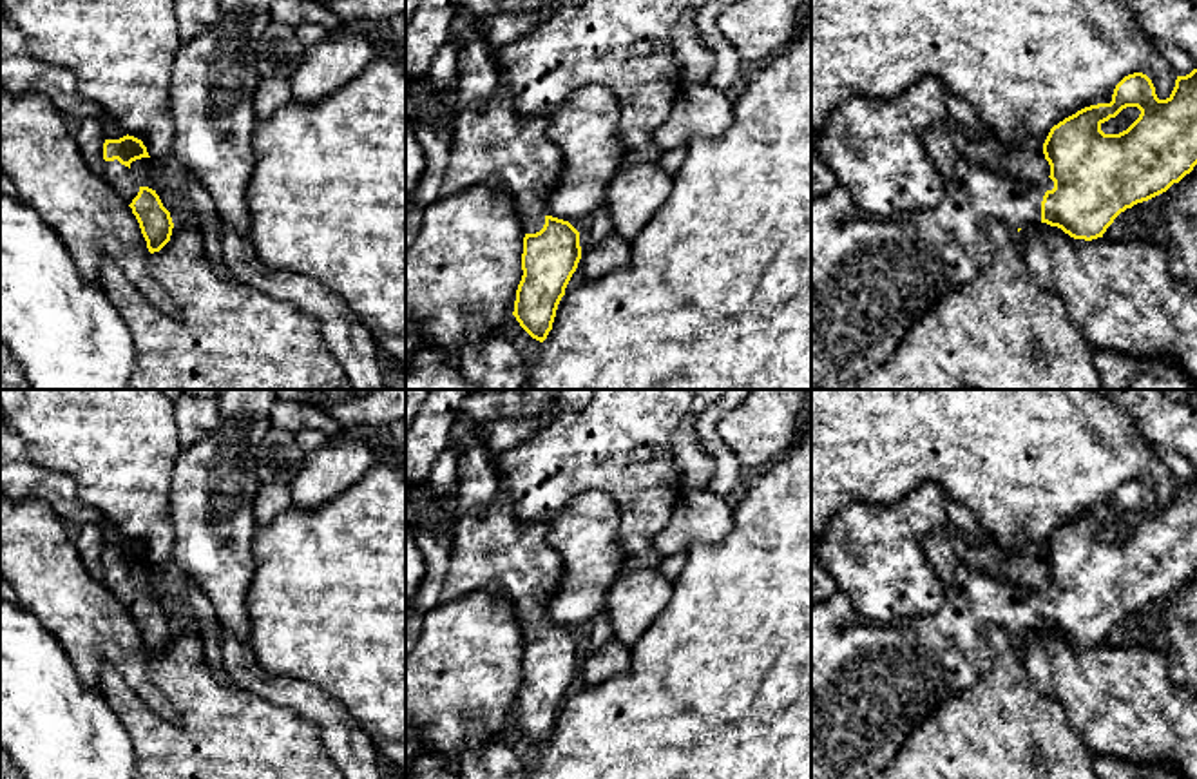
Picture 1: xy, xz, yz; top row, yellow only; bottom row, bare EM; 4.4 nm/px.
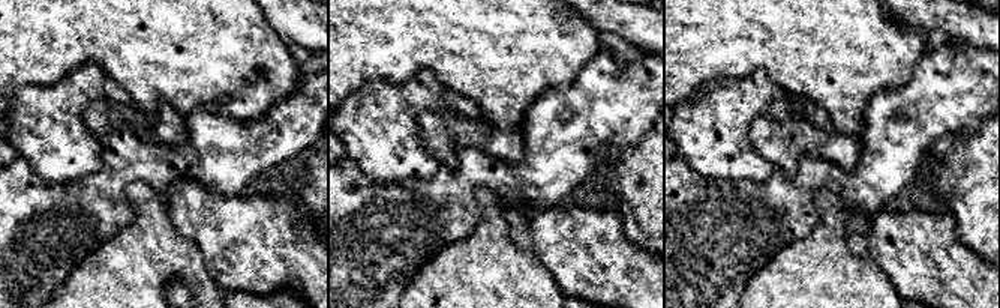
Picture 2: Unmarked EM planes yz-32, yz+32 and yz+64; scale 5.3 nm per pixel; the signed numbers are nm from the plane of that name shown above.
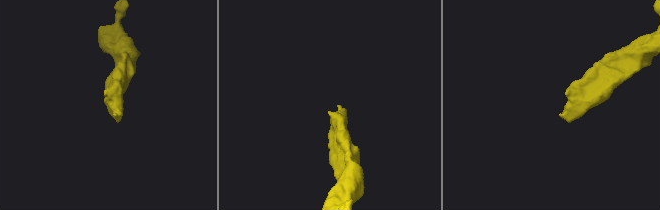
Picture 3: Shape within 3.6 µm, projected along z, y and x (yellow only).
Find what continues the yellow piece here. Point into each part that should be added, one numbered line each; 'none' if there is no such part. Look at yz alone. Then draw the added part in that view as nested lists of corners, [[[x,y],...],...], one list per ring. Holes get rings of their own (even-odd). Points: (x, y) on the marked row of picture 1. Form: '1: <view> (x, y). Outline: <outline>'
1: yz (871, 278). Outline: [[[969,158],[956,163],[954,174],[936,208],[896,217],[867,214],[840,185],[811,197],[811,390],[840,390],[846,380],[860,380],[887,364],[920,317],[991,264],[992,246],[982,223],[994,217],[1014,228],[1034,225],[1041,221],[1045,192],[1054,188],[1050,178],[1045,185],[1023,183]]]

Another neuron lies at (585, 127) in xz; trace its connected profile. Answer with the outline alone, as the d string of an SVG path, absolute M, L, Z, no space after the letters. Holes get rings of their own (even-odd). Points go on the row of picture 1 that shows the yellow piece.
M601 85L572 92L547 116L547 136L563 154L547 216L572 221L605 208L608 183L627 154L619 139L621 116L619 101Z

